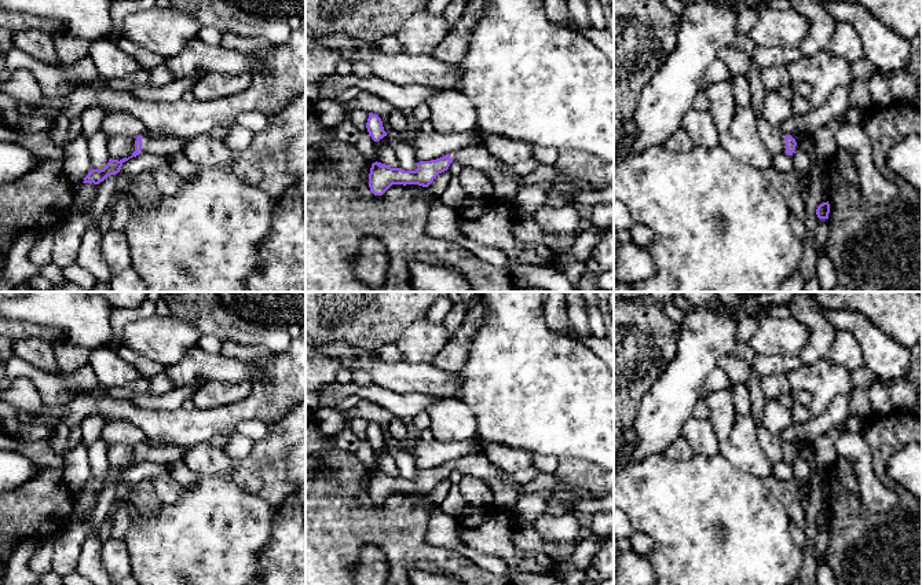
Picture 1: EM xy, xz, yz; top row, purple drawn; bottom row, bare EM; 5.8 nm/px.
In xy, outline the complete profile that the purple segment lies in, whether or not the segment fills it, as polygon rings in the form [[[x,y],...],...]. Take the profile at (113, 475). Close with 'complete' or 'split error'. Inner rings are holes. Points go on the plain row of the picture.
[[[144,442],[144,443],[140,443],[140,445],[138,445],[136,449],[135,449],[135,460],[132,461],[131,465],[122,467],[122,468],[120,468],[120,469],[110,467],[109,471],[107,471],[107,474],[106,474],[103,478],[92,478],[92,479],[89,479],[88,483],[84,486],[84,490],[83,490],[83,491],[99,493],[99,491],[103,490],[107,485],[118,482],[120,478],[121,478],[121,475],[122,475],[122,472],[124,472],[125,469],[128,469],[129,467],[132,467],[132,465],[136,465],[136,464],[139,464],[139,462],[142,462],[142,461],[153,461],[153,462],[164,462],[164,464],[165,464],[165,462],[175,462],[175,461],[178,461],[178,460],[180,460],[180,458],[184,457],[186,450],[187,450],[186,446],[178,446],[178,445],[167,445],[167,443],[164,443],[164,445],[153,446],[153,445],[149,445],[149,443],[146,443],[146,442]]] | split error

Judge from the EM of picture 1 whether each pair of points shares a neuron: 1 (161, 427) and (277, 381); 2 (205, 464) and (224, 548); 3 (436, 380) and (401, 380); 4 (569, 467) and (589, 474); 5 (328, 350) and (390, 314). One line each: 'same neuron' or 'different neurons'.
1: same neuron
2: different neurons
3: same neuron
4: same neuron
5: different neurons

